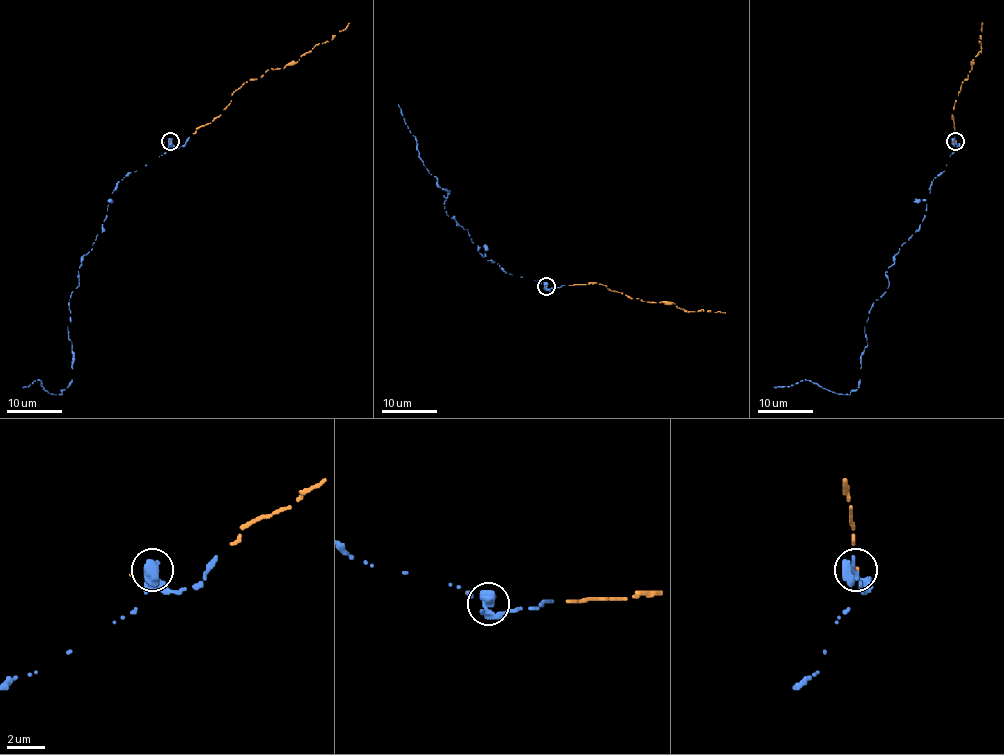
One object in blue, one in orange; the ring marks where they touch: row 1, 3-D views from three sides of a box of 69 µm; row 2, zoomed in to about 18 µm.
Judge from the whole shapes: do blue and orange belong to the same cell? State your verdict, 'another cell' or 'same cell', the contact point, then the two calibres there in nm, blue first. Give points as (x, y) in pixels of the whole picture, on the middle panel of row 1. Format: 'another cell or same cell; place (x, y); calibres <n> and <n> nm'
same cell; place (546, 286); calibres 460 and 130 nm

